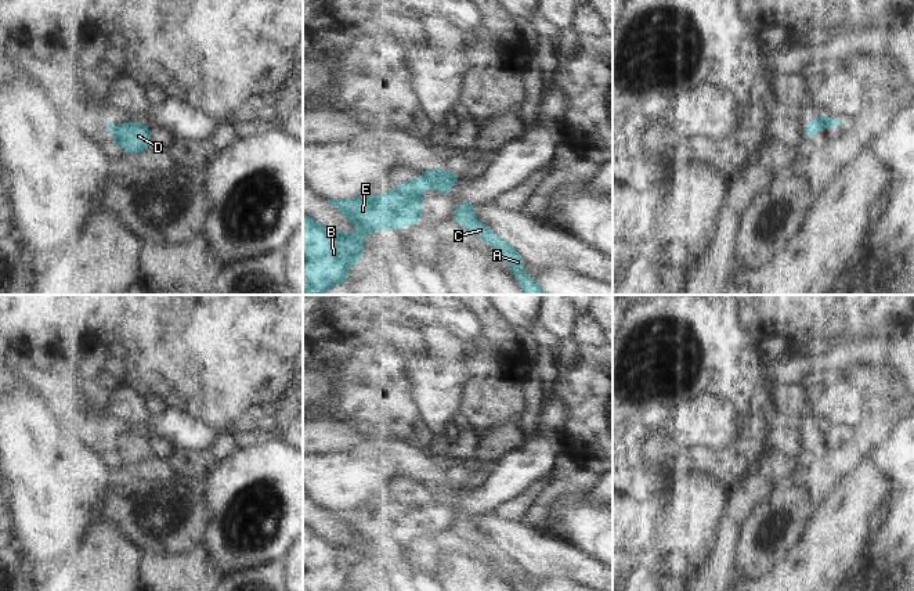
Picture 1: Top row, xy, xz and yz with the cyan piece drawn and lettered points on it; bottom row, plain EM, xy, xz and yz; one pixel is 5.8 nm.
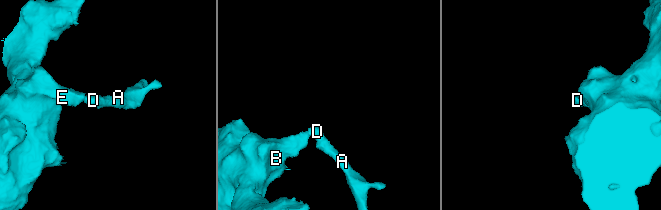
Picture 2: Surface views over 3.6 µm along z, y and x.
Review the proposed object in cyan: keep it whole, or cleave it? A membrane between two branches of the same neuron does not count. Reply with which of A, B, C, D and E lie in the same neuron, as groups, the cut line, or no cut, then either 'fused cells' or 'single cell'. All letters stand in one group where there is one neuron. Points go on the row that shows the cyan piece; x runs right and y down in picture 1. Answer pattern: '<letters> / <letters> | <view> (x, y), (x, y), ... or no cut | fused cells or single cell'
A C D / B E | xz (421, 179), (425, 183) | fused cells

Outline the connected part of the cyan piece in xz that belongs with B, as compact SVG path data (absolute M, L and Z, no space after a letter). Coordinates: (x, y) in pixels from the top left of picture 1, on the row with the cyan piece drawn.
M422 179L408 180L397 185L389 194L373 197L361 197L355 199L328 199L328 202L342 212L353 224L358 227L358 235L344 234L342 231L330 231L319 226L314 219L303 213L303 295L321 295L328 288L346 282L348 269L364 257L364 238L375 230L393 230L400 226L412 226L422 216L422 197L425 181Z

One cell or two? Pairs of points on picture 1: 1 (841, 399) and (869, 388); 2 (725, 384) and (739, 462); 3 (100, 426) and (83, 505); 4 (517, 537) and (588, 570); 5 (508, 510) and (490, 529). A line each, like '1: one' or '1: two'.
1: two
2: one
3: two
4: one
5: two

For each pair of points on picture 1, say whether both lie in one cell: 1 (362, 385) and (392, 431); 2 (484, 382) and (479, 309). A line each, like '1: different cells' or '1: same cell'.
1: same cell
2: same cell

